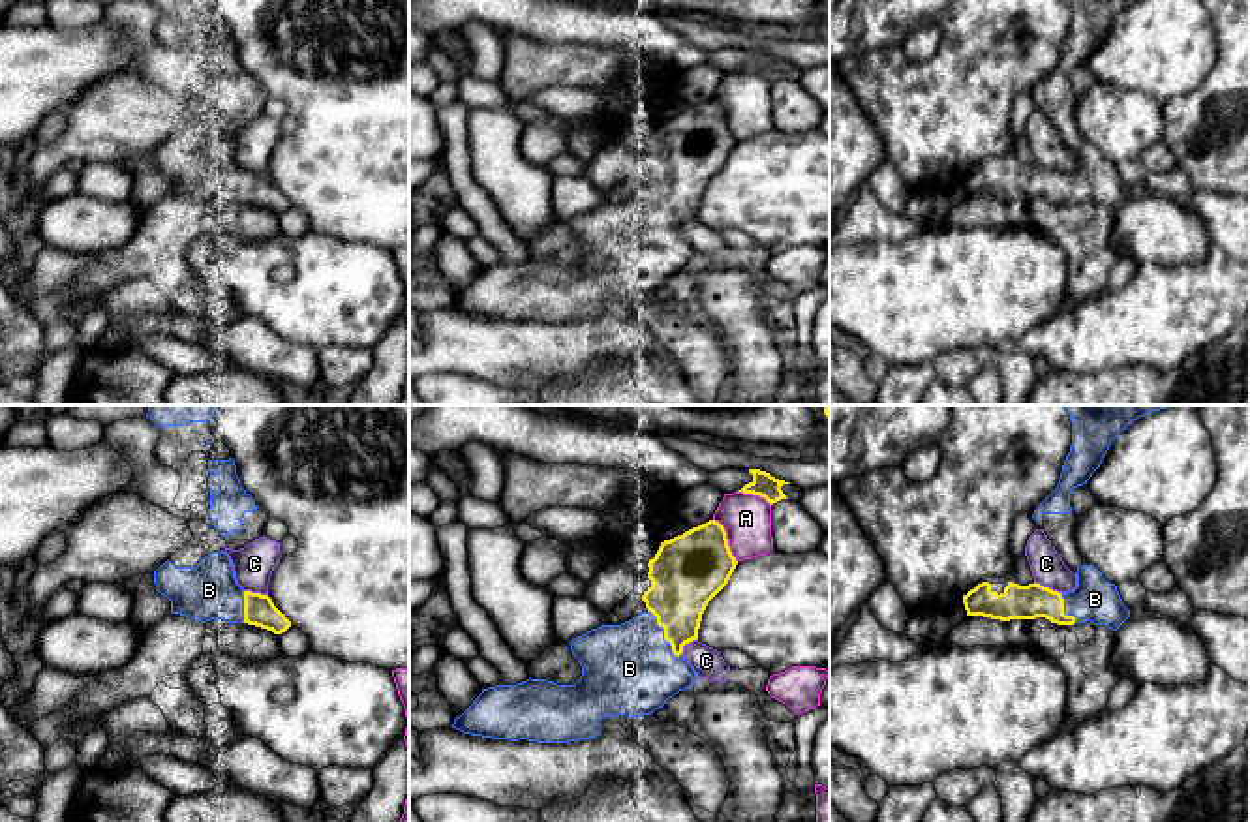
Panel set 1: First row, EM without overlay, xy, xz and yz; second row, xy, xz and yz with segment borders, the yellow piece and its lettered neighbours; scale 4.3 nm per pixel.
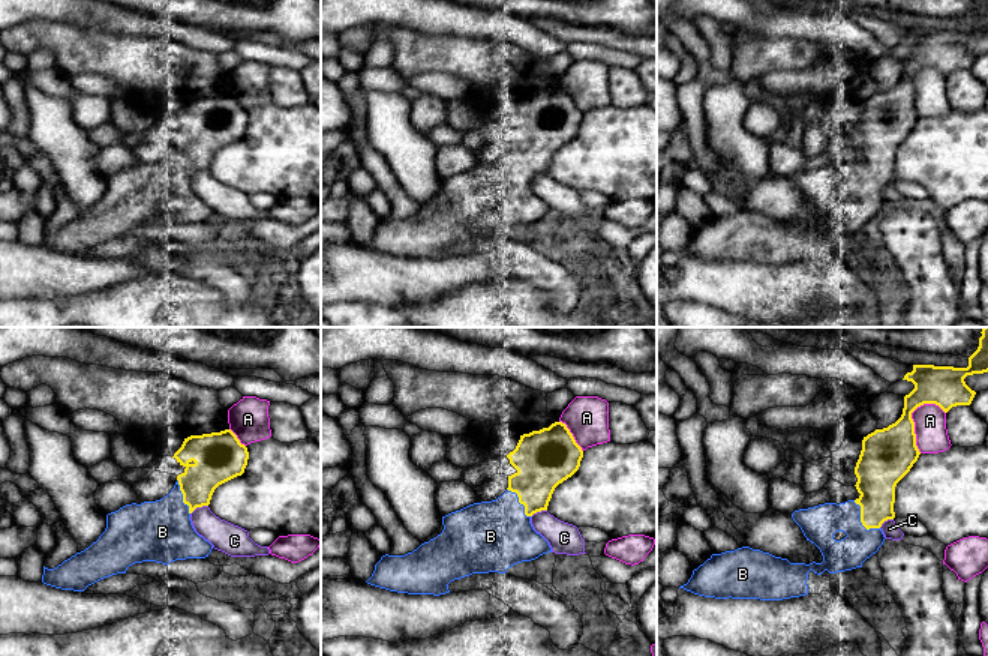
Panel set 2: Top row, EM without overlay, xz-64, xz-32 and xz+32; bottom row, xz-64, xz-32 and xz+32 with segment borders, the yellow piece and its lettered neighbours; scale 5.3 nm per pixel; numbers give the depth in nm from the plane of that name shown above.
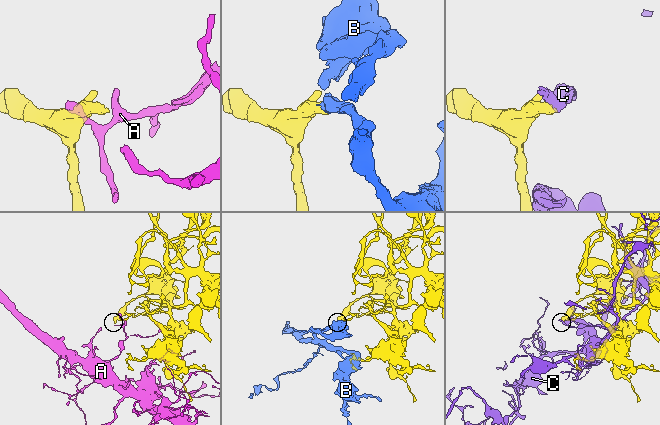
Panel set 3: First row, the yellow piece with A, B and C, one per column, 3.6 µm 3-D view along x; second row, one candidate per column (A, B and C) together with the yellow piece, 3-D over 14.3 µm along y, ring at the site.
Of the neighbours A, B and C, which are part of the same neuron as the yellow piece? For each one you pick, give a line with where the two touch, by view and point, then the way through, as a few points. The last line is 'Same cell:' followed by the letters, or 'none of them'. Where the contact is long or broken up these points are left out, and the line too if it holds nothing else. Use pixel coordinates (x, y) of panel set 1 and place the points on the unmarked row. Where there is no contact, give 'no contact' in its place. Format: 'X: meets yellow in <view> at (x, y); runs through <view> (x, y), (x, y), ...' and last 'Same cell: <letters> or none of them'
B: meets yellow in xz at (665, 214)
Same cell: B

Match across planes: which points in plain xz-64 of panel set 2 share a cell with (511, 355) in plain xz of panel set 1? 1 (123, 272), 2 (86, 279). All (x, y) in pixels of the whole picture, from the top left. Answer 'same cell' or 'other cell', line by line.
1: same cell
2: same cell

